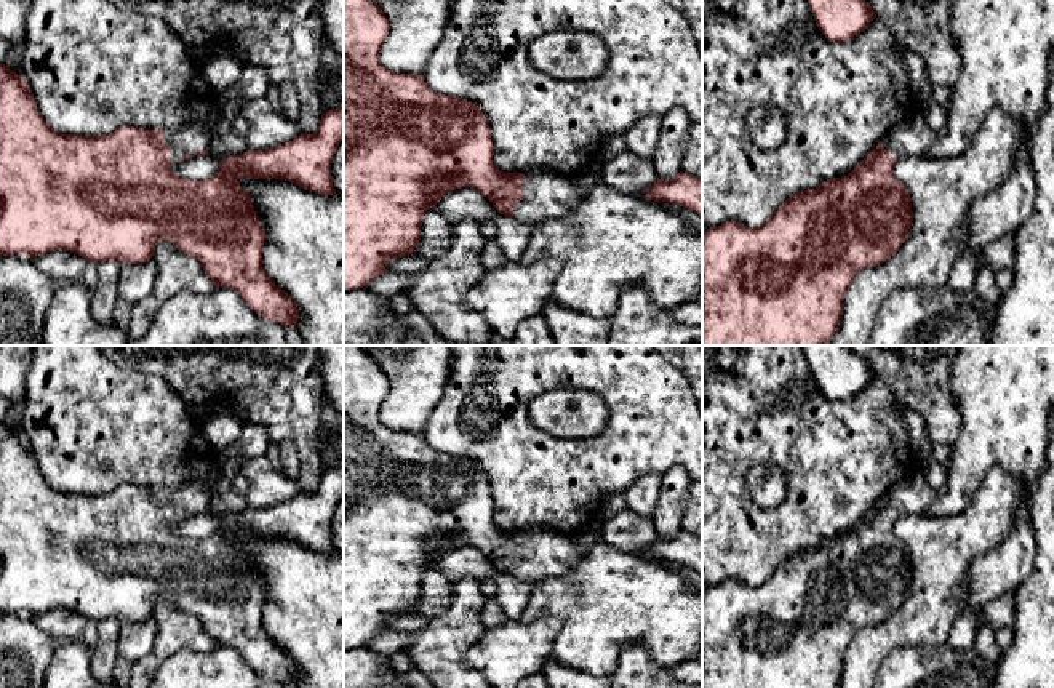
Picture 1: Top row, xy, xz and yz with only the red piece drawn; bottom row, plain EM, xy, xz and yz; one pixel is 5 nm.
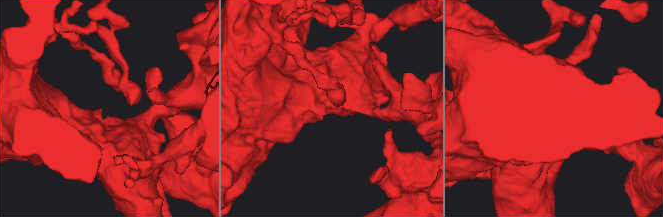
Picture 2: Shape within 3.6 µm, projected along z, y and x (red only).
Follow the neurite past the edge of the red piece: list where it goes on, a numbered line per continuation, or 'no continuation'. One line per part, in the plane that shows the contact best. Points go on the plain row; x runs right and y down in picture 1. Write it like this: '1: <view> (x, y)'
1: xz (547, 552)

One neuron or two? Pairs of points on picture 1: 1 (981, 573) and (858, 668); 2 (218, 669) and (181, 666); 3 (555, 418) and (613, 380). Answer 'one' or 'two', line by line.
1: two
2: one
3: two

